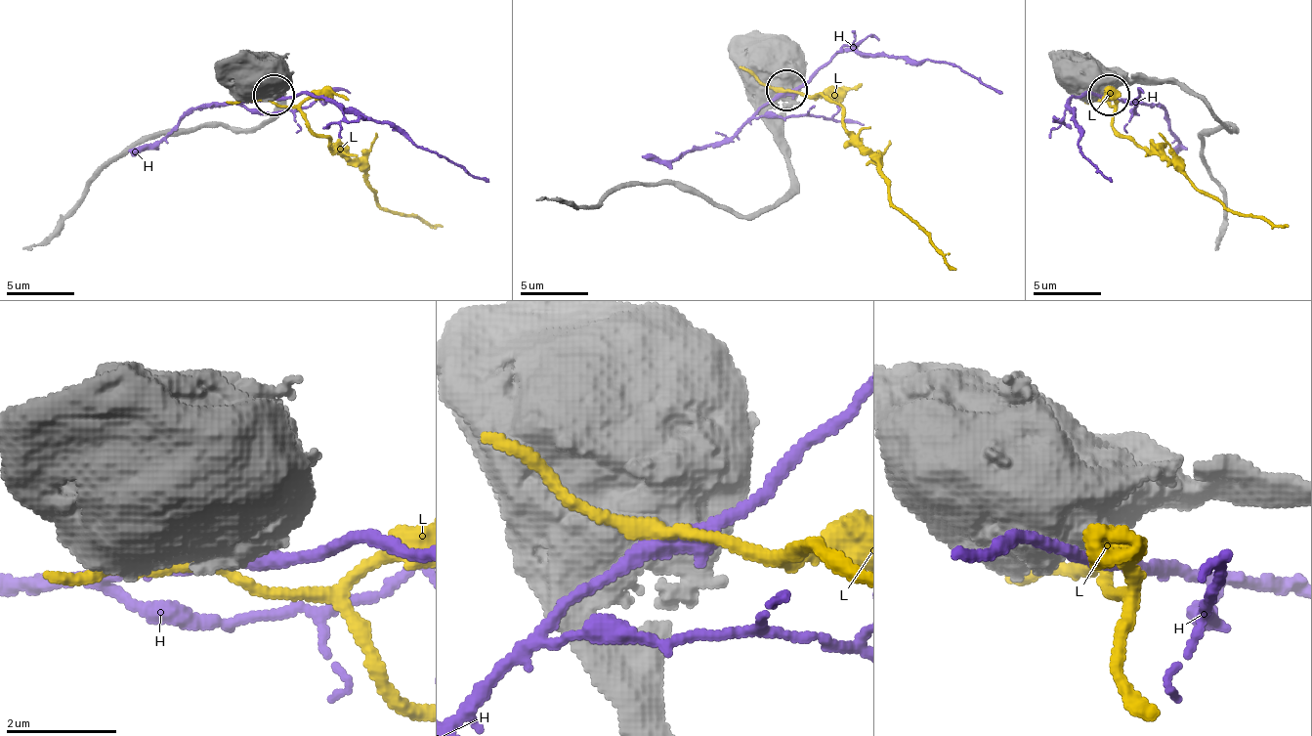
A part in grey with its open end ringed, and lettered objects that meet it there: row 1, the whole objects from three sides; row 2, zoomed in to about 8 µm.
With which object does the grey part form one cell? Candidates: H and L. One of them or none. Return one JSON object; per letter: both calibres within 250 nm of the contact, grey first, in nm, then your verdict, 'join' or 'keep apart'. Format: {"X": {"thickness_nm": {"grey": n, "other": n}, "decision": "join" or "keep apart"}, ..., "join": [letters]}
{"H": {"thickness_nm": {"grey": 1050, "other": 400}, "decision": "join"}, "L": {"thickness_nm": {"grey": 900, "other": 200}, "decision": "keep apart"}, "join": ["H"]}

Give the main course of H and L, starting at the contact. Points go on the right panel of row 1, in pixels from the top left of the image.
H: (1108, 96), (1080, 92), (1070, 103), (1080, 153), (1111, 181)
L: (1108, 99), (1118, 133), (1156, 147), (1224, 208), (1289, 225)

